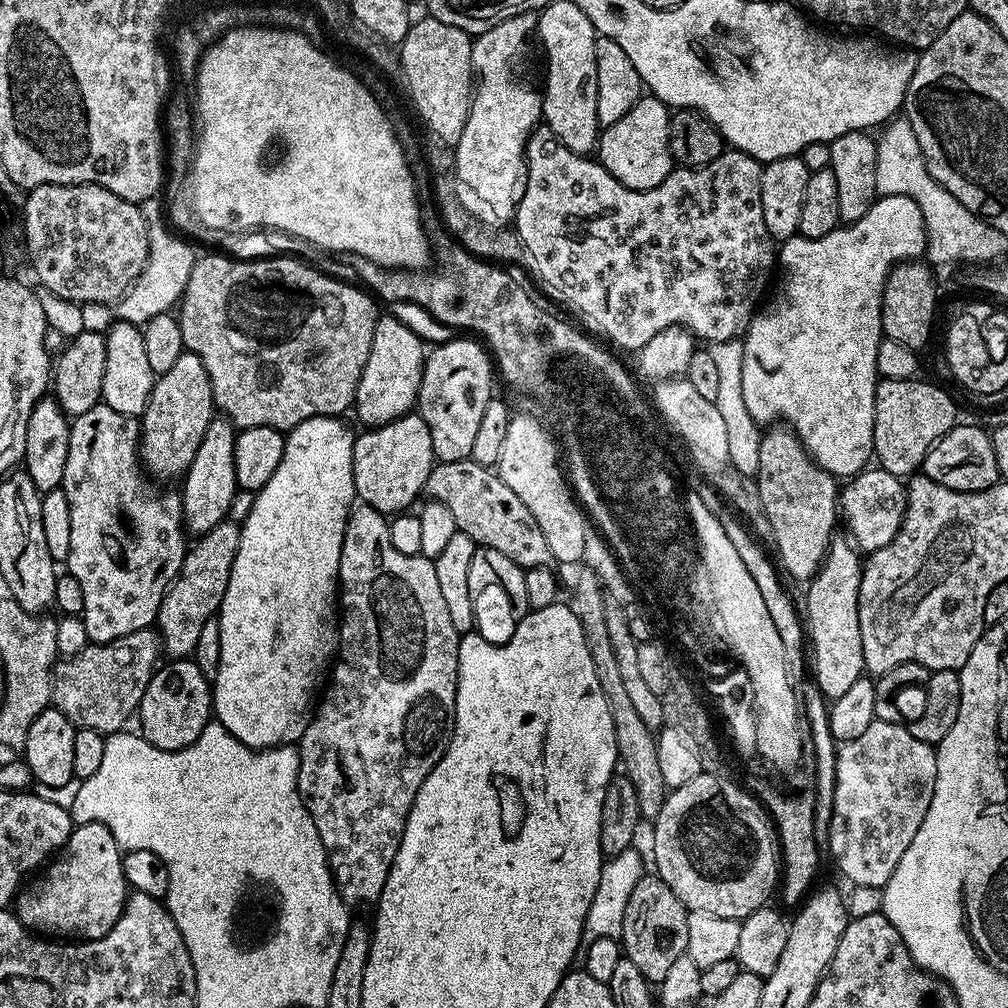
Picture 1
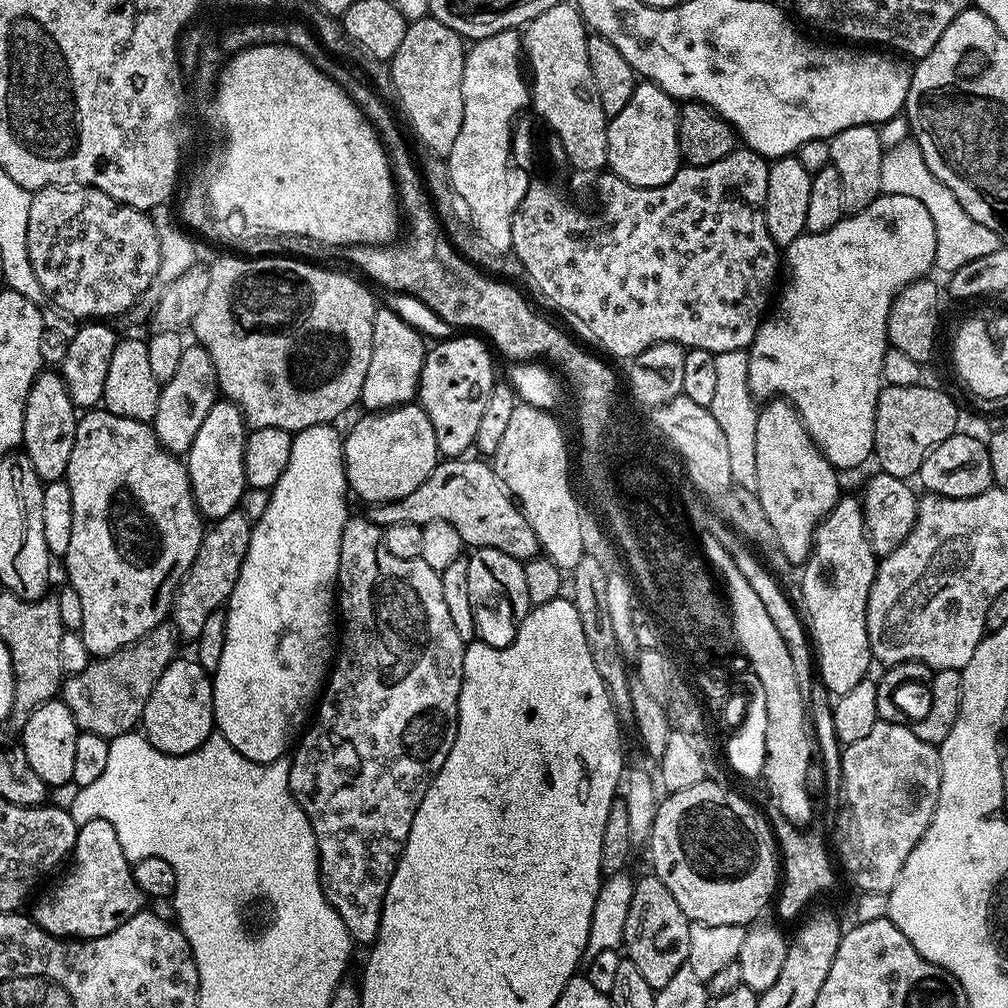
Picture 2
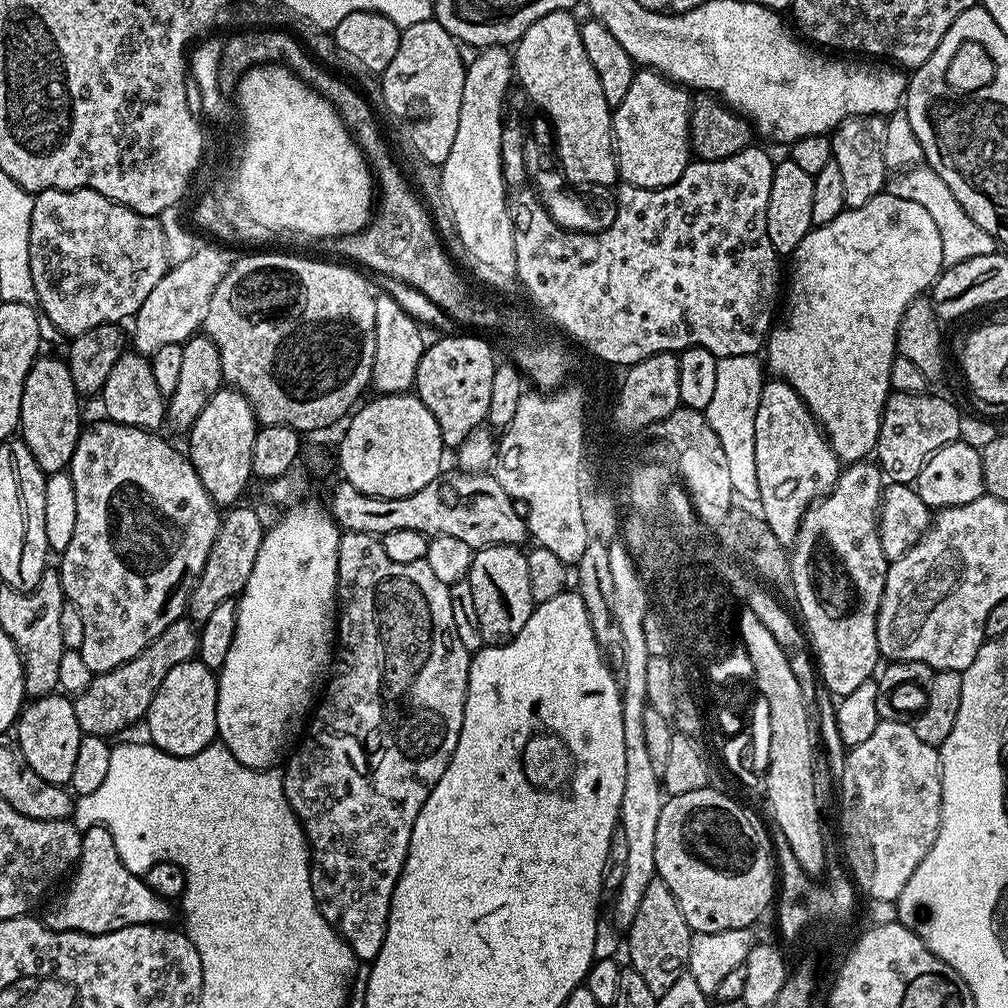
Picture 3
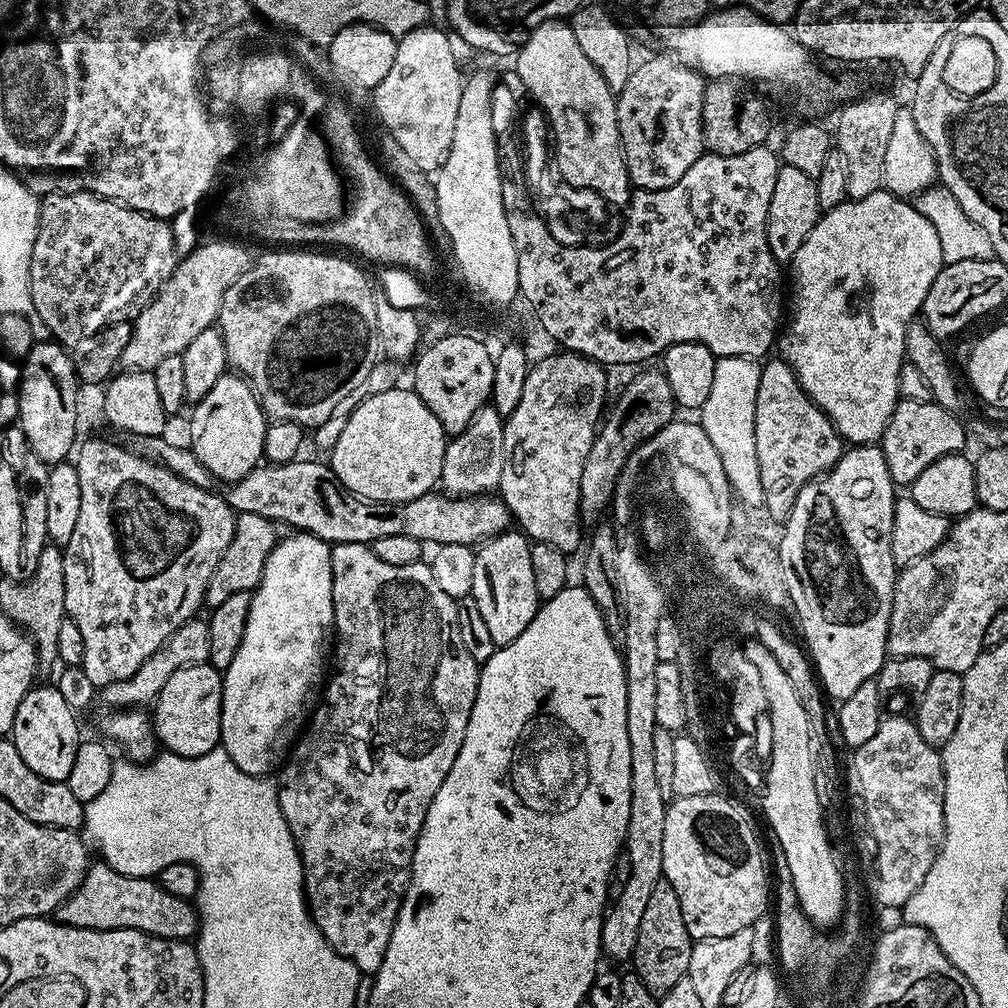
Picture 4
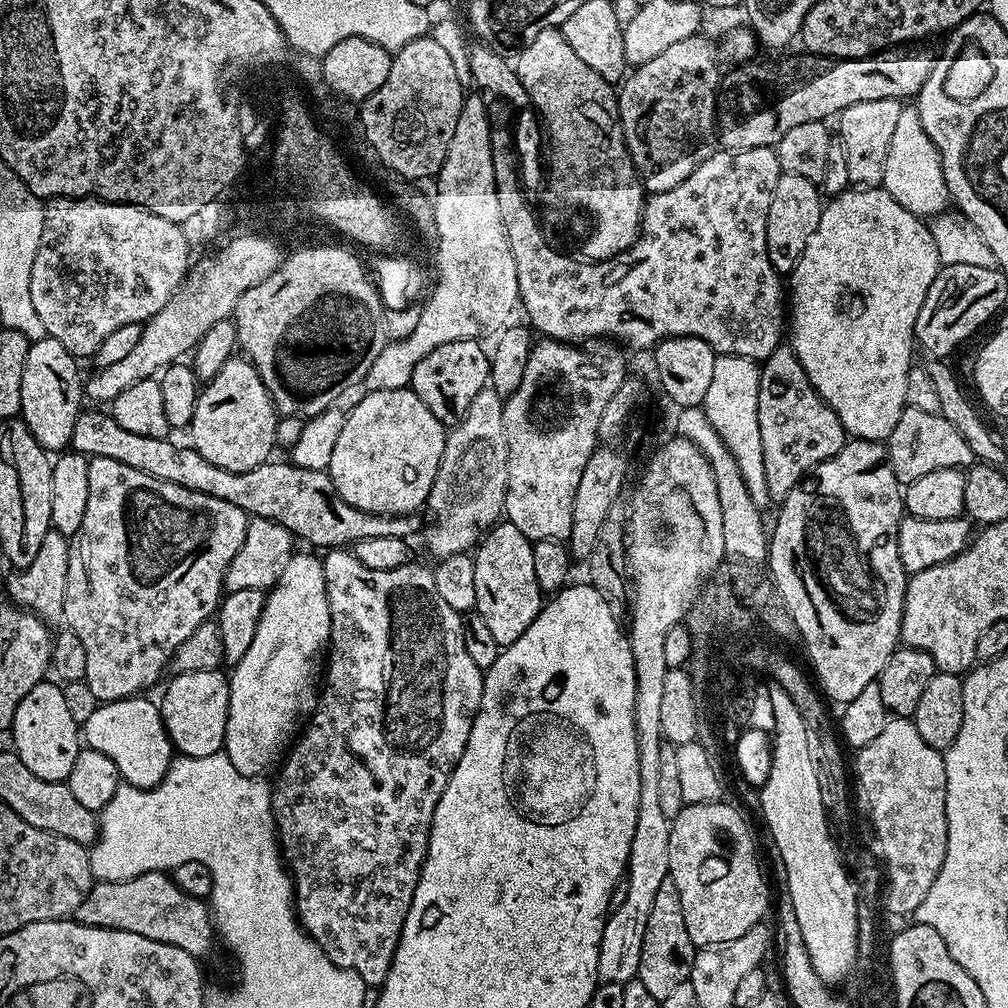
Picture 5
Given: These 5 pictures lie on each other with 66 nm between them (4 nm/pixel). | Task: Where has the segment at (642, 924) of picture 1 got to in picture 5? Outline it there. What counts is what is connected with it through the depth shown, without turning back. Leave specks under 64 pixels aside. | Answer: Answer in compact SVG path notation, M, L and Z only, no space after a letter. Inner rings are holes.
M671 878L666 879L655 894L650 918L646 921L642 958L638 962L636 975L656 1000L665 1000L670 998L670 993L677 986L691 981L697 951L694 942L690 942L690 933L686 931L686 918L682 918L682 898L678 895L678 886L674 886Z

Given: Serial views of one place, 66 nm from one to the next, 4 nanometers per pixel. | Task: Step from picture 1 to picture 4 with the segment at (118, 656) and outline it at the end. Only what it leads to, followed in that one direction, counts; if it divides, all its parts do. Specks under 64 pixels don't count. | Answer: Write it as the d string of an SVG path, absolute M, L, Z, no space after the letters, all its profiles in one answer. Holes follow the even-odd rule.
M193 618L187 620L181 628L174 630L174 634L169 638L167 645L160 648L150 658L146 658L146 662L142 662L142 666L134 674L130 674L130 678L126 678L122 682L114 682L102 689L102 700L104 696L105 702L109 704L109 709L112 710L143 709L155 701L156 696L162 690L162 686L166 686L170 674L174 674L174 670L182 670L186 666L194 666L195 664L206 664L209 654L210 630L207 619Z

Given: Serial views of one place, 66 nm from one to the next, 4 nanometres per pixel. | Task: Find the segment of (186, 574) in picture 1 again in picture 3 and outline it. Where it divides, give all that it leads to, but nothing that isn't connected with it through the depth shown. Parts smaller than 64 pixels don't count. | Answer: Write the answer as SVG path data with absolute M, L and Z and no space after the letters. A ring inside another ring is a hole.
M252 506L240 507L229 507L223 513L214 546L210 546L210 554L206 558L206 566L192 588L186 612L193 621L203 622L210 618L218 602L239 597L250 578L250 570L254 570L254 558L258 556L258 546L262 546L266 529Z

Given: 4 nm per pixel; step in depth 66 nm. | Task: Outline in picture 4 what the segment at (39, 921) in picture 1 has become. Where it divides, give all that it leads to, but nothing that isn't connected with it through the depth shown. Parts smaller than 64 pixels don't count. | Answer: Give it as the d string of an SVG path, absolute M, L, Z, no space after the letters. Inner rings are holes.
M92 862L78 890L54 913L62 924L90 930L138 930L167 940L191 941L198 931L196 909L182 898L174 898L155 879L118 874L108 864Z

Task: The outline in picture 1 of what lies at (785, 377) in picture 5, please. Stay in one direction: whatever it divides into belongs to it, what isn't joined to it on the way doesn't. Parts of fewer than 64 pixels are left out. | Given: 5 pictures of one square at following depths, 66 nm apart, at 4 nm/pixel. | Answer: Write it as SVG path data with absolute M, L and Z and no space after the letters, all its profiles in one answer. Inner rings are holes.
M772 426L767 429L761 435L760 449L758 450L758 466L760 469L755 474L756 485L758 486L758 494L762 494L762 510L766 510L766 518L770 518L770 530L772 531L770 540L771 543L776 543L776 552L780 555L778 564L785 573L789 572L796 580L804 580L803 582L811 582L816 577L820 567L824 565L824 559L828 553L829 546L832 545L834 539L834 533L832 531L836 528L836 520L838 524L838 480L837 477L831 476L828 471L822 466L818 466L812 461L812 455L804 448L804 443L800 440L800 437L787 426Z

